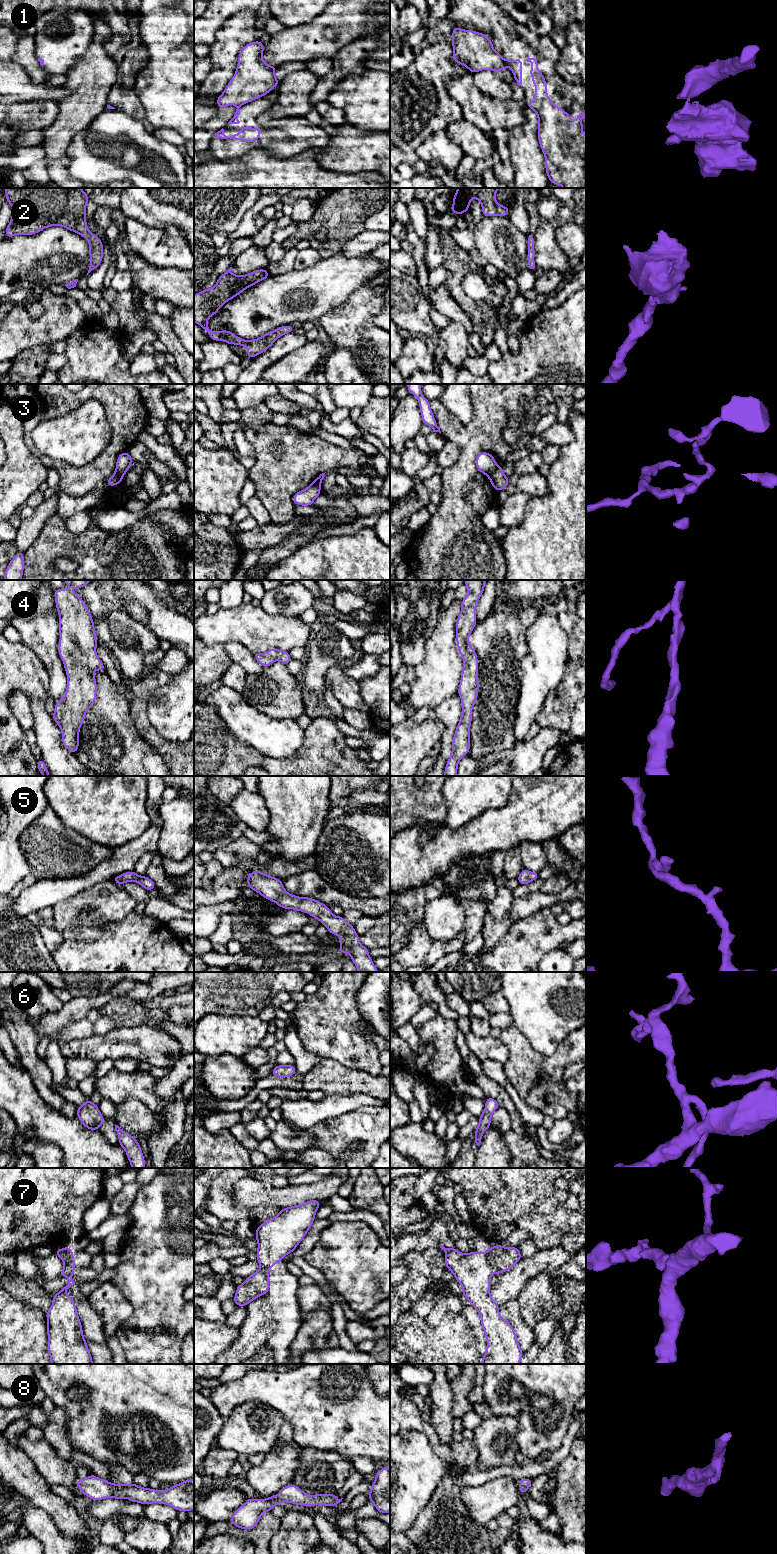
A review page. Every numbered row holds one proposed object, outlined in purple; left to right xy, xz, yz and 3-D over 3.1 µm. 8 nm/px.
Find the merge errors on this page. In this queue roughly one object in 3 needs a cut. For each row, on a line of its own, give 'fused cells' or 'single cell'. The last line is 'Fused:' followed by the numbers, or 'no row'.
1: fused cells
2: single cell
3: fused cells
4: single cell
5: single cell
6: single cell
7: fused cells
8: single cell
Fused: 1, 3, 7

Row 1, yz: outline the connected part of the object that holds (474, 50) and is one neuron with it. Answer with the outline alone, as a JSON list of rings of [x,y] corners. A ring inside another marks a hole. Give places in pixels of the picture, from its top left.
[[[454,26],[452,37],[453,60],[468,68],[472,74],[486,69],[497,73],[506,68],[504,59],[495,51],[491,39],[483,33]]]

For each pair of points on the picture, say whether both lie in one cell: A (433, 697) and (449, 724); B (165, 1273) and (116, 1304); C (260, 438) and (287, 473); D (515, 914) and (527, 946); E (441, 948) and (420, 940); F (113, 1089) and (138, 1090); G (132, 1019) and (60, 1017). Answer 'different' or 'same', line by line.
A: different
B: different
C: same
D: different
E: different
F: same
G: different

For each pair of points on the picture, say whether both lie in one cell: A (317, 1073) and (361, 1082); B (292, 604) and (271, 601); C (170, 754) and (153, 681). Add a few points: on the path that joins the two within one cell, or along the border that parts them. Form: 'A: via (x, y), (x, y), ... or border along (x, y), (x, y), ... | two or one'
A: via (328, 1076), (350, 1082) | one
B: via (287, 606), (276, 605) | one
C: via (152, 736), (143, 726), (140, 719), (140, 699) | one

